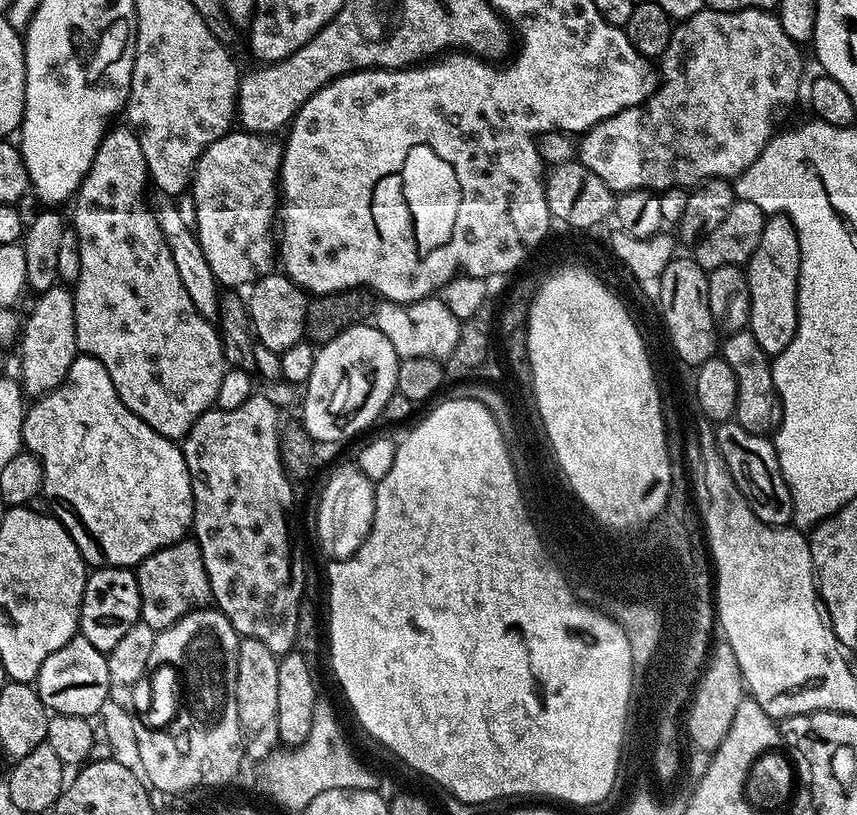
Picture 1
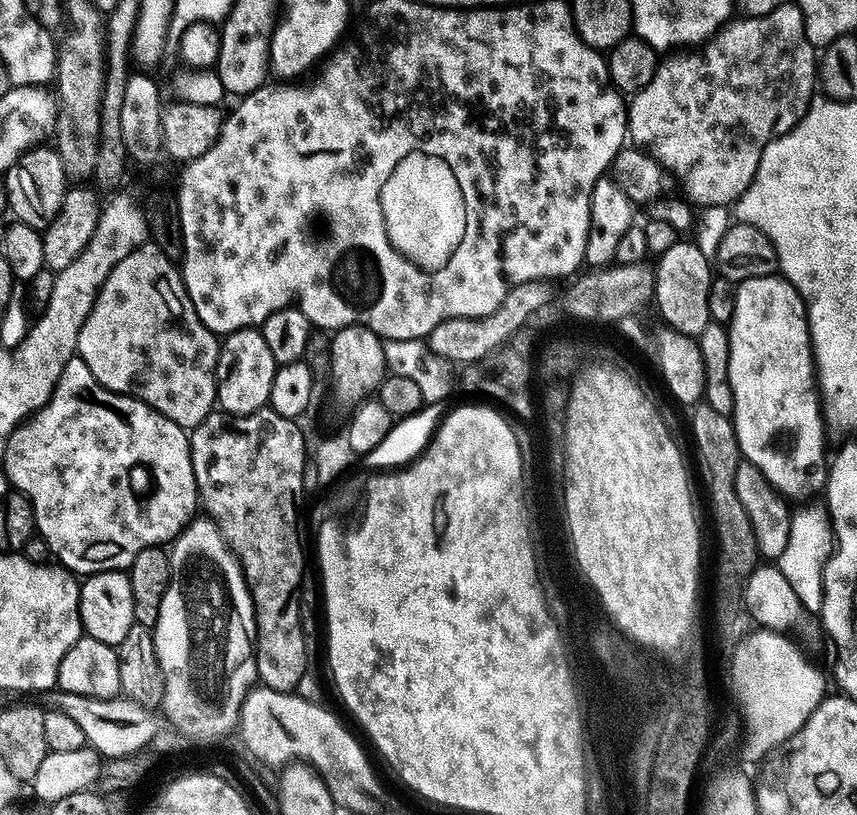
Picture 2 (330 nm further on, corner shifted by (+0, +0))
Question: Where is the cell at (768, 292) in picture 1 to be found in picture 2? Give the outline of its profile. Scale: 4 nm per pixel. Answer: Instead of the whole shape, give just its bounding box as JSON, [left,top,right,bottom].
[727,275,826,501]

